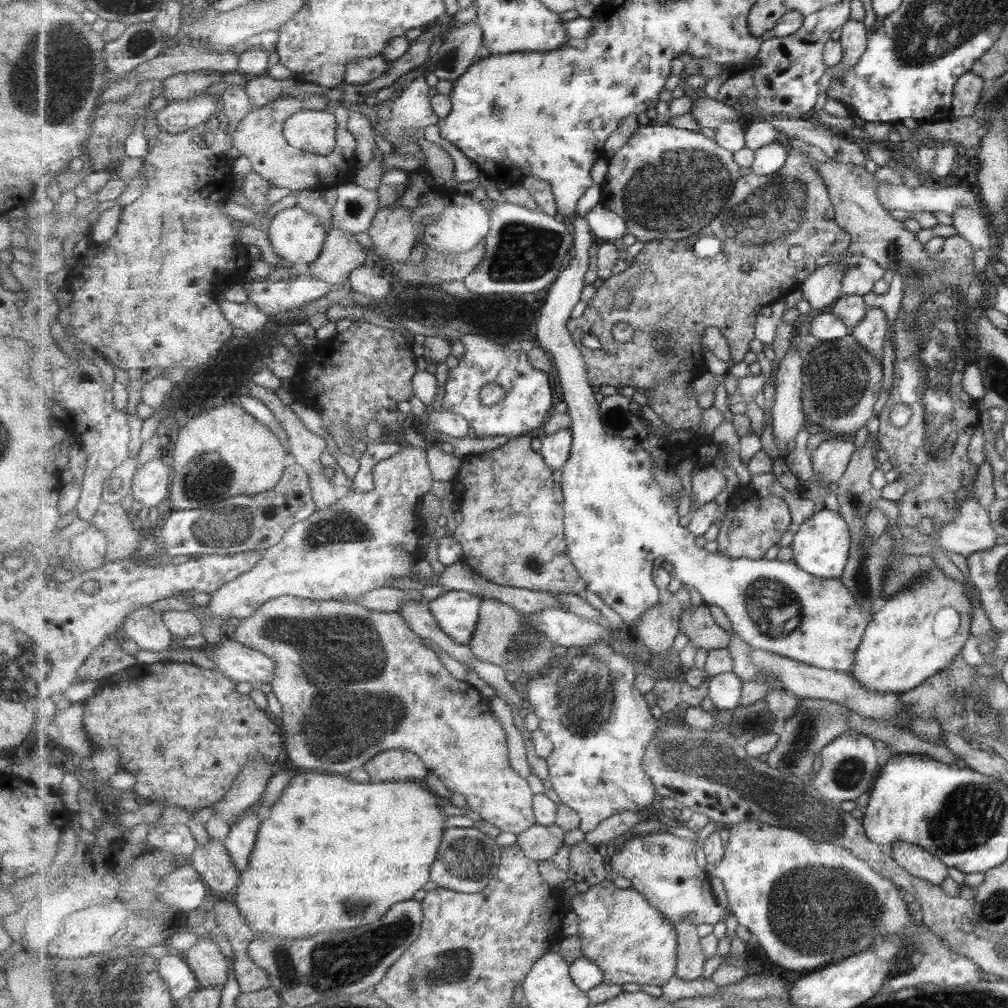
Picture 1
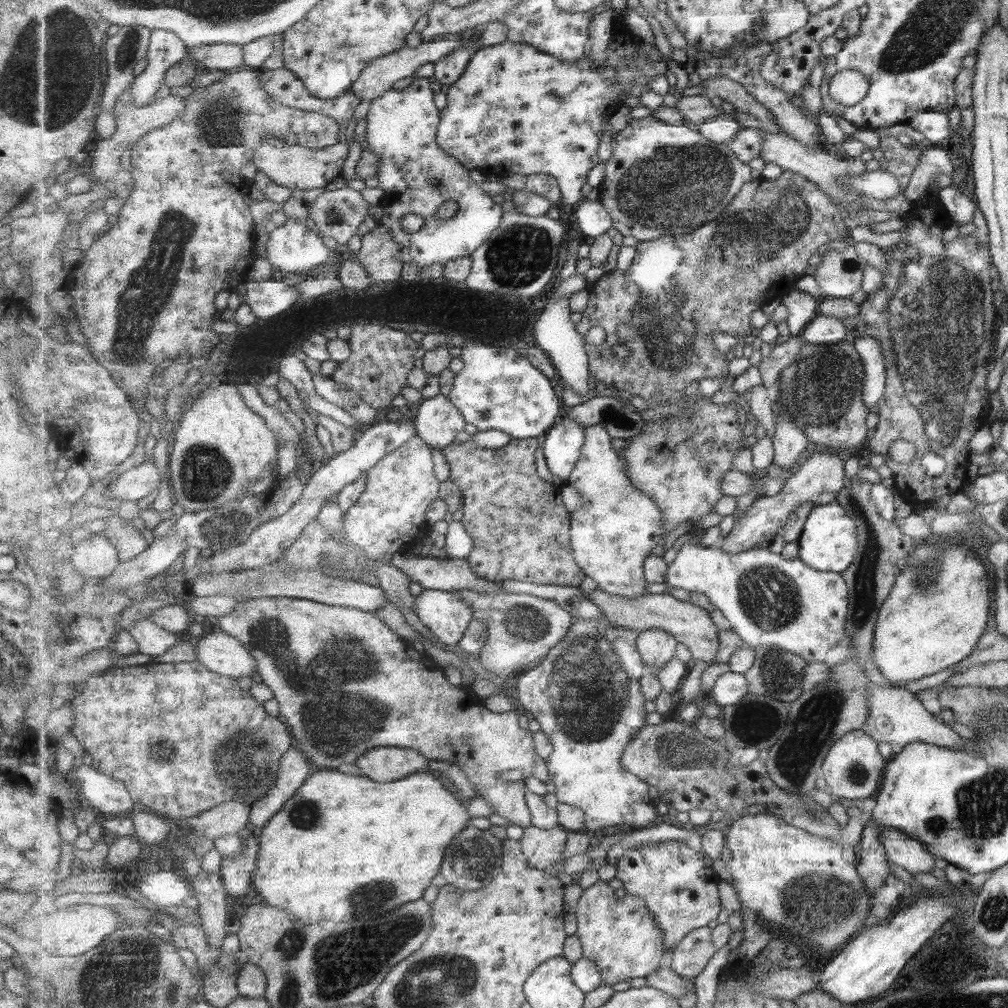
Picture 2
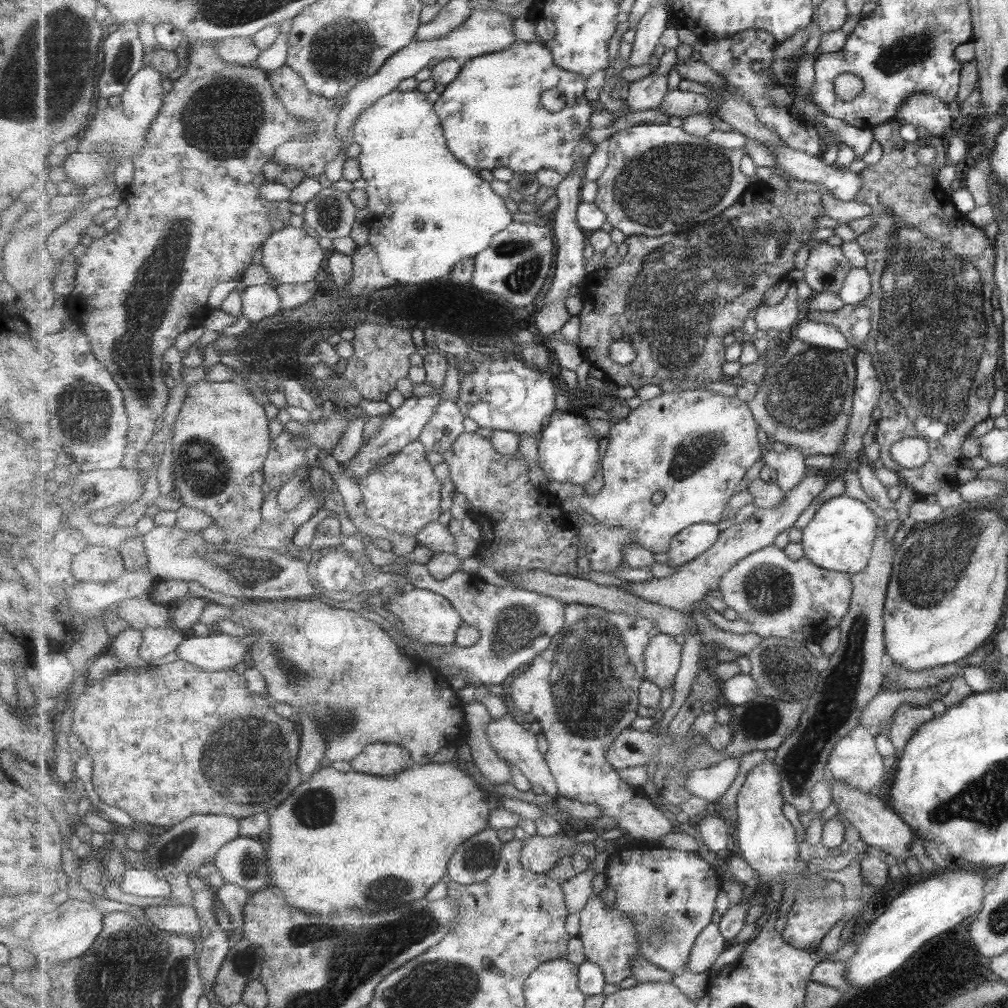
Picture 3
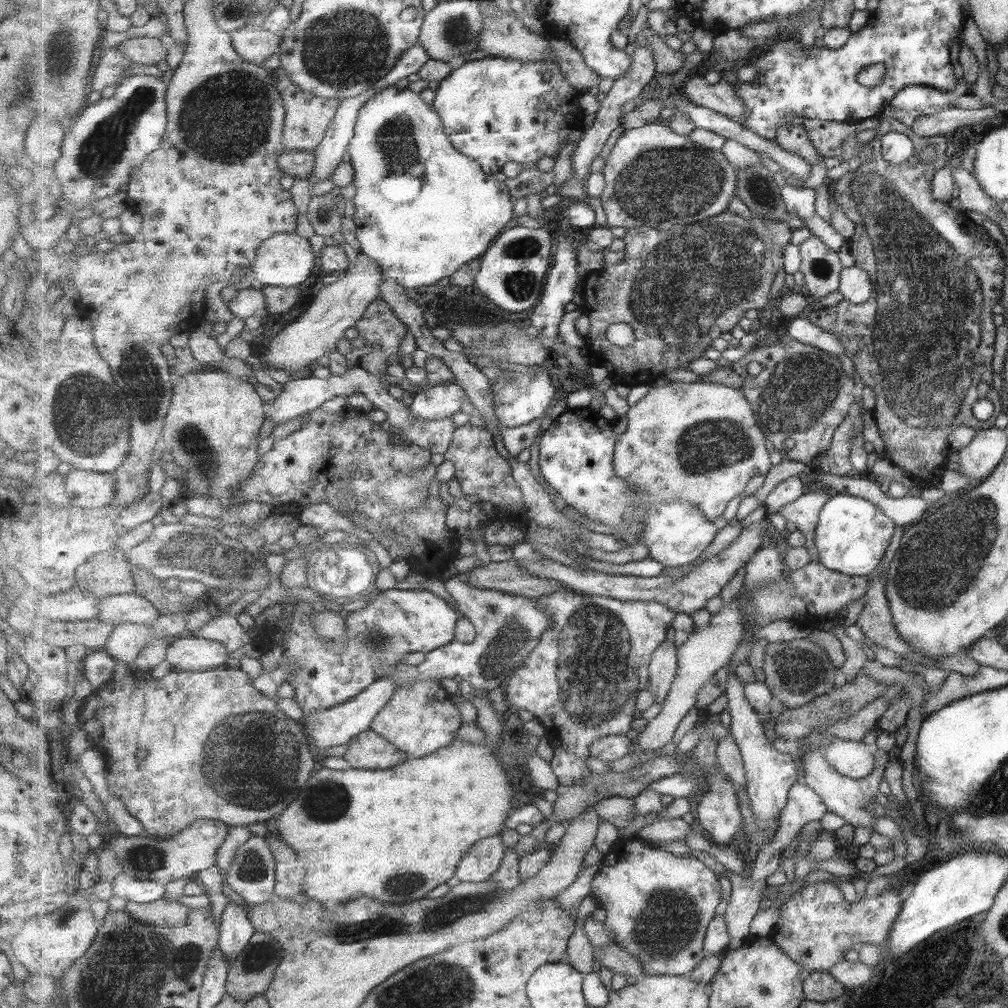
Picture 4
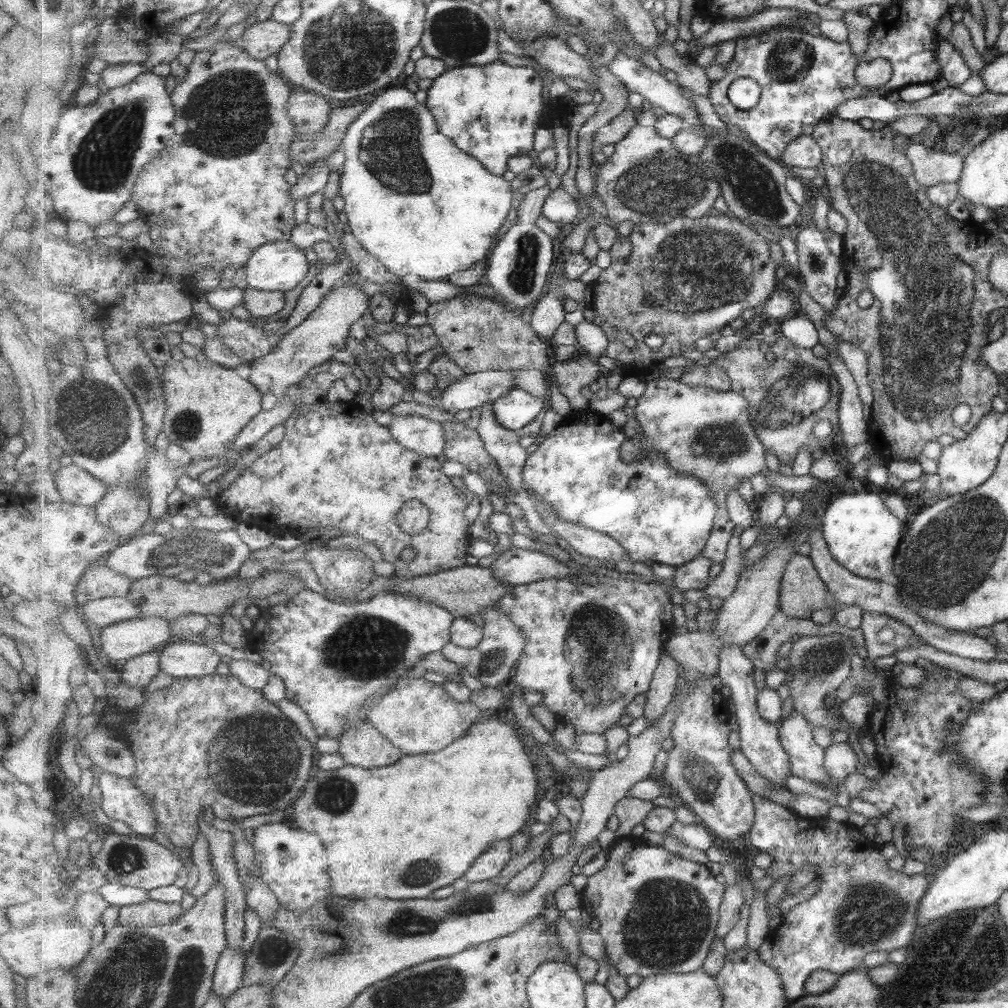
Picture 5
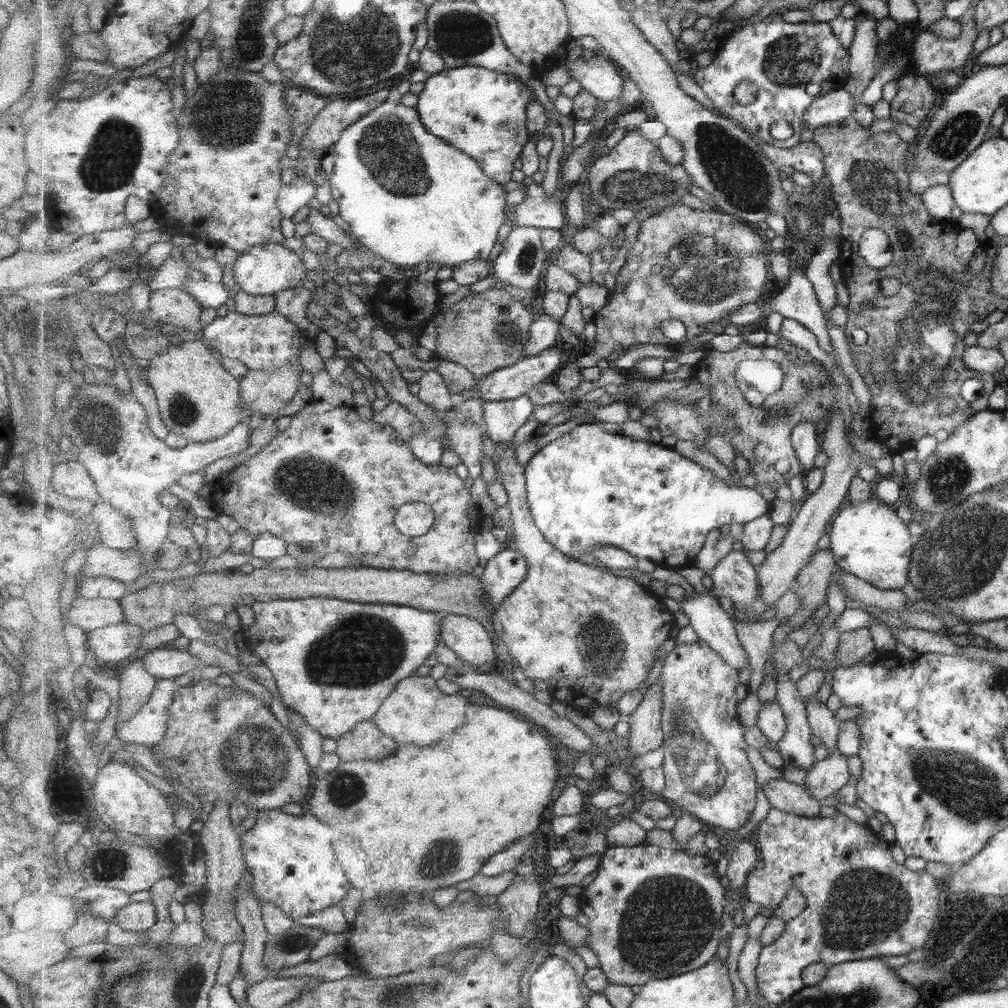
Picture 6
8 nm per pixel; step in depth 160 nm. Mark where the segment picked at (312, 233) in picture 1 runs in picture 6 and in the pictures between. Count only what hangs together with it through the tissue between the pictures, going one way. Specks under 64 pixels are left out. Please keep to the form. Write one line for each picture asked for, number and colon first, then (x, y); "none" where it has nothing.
2: (298, 247)
3: (291, 256)
4: (286, 260)
5: (279, 266)
6: (265, 269)

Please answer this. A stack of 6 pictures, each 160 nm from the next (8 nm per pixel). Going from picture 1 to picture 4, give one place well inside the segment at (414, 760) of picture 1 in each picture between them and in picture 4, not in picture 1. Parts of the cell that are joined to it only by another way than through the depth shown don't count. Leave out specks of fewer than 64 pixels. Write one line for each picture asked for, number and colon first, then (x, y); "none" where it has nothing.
2: (384, 764)
3: (380, 759)
4: (370, 750)

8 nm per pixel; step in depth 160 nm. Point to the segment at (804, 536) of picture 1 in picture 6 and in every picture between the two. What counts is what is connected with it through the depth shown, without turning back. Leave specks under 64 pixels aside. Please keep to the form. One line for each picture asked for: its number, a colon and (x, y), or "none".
2: (828, 542)
3: (841, 535)
4: (852, 535)
5: (861, 533)
6: (870, 542)

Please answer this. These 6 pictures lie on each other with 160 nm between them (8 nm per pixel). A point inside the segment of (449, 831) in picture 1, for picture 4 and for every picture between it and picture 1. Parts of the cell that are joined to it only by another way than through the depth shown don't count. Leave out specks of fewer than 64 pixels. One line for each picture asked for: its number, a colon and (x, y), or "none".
2: (474, 859)
3: (475, 860)
4: (486, 857)

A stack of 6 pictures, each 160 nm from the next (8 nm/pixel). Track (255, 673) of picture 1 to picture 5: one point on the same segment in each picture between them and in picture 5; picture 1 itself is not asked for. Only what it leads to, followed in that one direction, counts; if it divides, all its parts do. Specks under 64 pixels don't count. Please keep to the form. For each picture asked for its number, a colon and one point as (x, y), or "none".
2: (222, 654)
3: (218, 652)
4: (188, 653)
5: (187, 659)

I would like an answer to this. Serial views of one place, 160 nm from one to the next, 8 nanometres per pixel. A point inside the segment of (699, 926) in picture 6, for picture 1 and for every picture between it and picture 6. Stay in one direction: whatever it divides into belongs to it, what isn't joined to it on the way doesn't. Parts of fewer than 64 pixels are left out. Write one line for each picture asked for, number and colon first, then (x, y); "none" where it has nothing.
1: (664, 868)
2: (682, 892)
3: (669, 894)
4: (659, 905)
5: (659, 912)

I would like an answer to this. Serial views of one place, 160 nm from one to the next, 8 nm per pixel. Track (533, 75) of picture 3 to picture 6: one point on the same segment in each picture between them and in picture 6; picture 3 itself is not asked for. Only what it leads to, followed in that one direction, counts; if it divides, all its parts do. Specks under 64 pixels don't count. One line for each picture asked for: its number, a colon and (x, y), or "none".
4: (495, 110)
5: (491, 112)
6: (482, 112)

